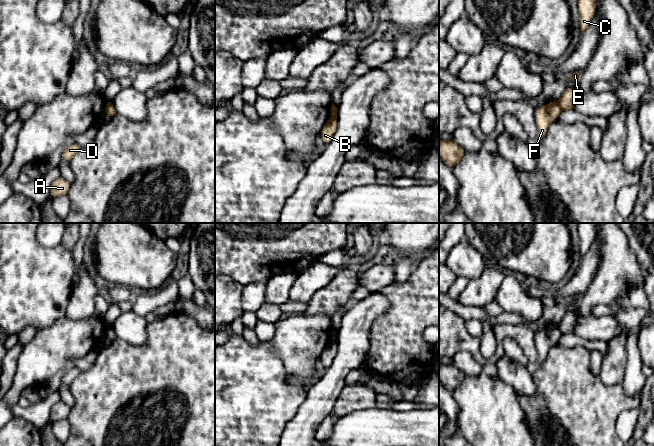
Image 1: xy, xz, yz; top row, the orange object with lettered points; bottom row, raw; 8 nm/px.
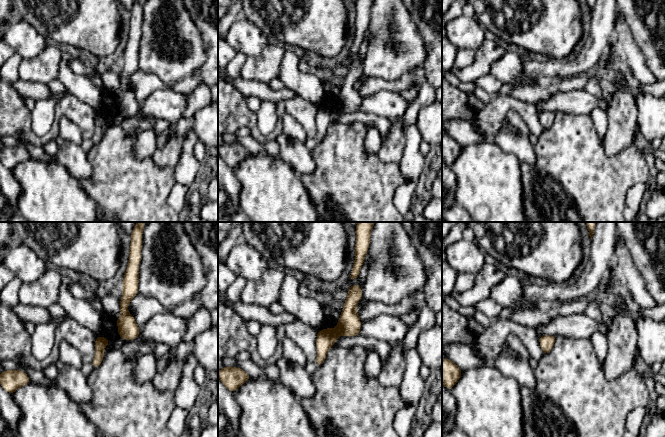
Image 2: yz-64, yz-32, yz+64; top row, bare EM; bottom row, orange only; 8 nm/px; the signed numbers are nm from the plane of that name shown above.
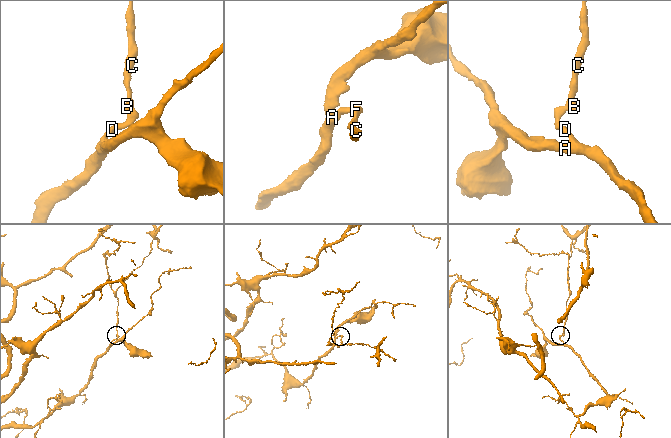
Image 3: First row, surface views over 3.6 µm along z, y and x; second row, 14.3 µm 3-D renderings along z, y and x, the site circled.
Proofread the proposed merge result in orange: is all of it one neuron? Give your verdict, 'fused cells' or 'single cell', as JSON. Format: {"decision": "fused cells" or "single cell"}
{"decision": "fused cells"}

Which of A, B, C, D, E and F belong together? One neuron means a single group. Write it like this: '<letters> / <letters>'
A D F / B C E

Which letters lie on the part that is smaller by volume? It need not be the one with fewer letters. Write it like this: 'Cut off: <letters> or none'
Cut off: B, C, E

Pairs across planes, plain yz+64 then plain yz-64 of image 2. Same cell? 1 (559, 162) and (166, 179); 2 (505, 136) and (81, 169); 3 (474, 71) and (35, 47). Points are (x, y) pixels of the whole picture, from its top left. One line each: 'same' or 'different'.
1: same
2: same
3: different

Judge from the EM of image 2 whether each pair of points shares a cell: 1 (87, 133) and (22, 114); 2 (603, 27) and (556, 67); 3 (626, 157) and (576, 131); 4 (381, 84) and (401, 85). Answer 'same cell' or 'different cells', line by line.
1: same cell
2: same cell
3: same cell
4: same cell

